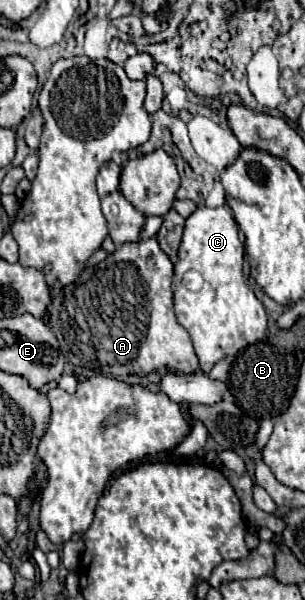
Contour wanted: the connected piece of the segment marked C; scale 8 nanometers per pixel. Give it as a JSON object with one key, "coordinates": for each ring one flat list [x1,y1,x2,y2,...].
{"coordinates":[[199,205,187,219,183,239,177,251,175,261,175,277,173,277,173,303,177,321,189,331,195,353,199,357,199,365,203,373,209,373,215,363,219,363,227,355,235,355,245,347,263,339,267,331,267,315,261,301,249,289,247,279,243,277,243,243,239,241,237,223,225,207,205,207]]}

